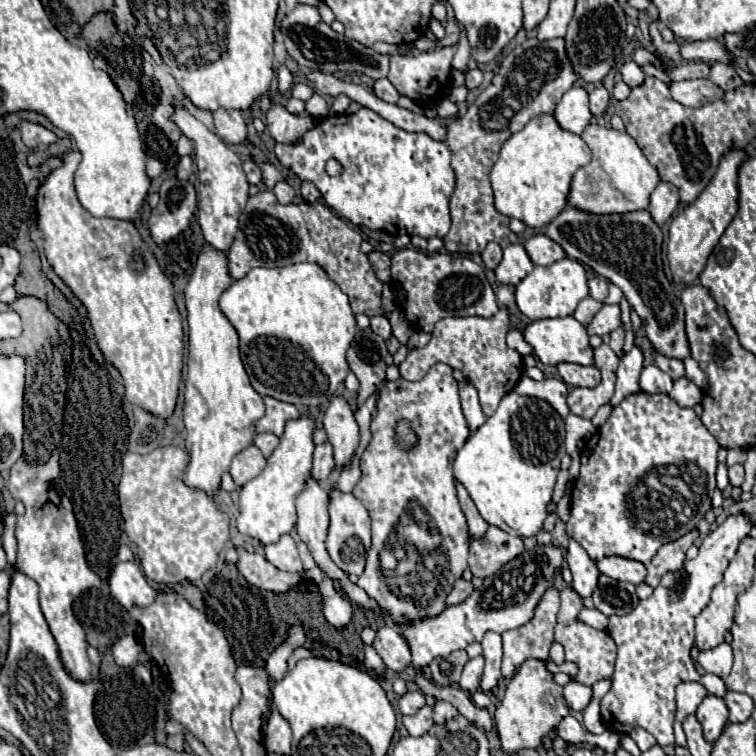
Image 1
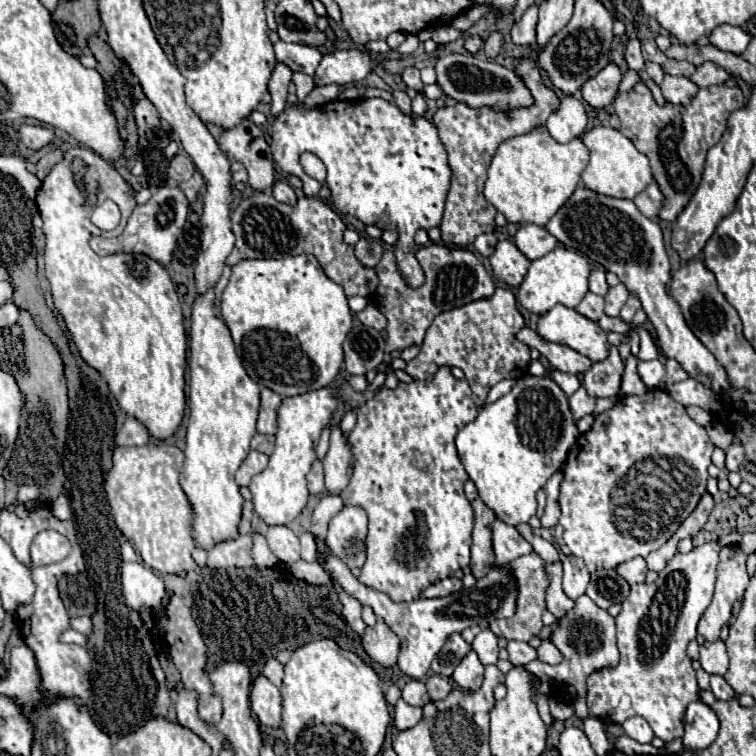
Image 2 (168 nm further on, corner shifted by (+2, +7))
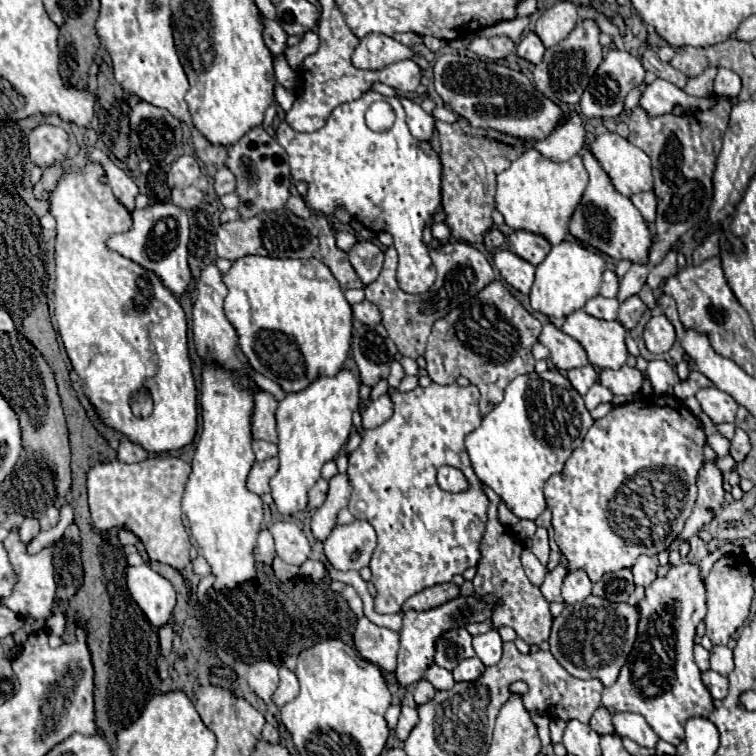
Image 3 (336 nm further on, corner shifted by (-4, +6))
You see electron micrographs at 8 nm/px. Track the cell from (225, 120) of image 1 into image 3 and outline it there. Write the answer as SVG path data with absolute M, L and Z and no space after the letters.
M263 126L251 128L239 142L229 146L227 166L235 172L237 194L239 194L239 214L241 218L251 218L261 210L279 210L289 198L289 164L287 152L277 144L273 136L265 132Z

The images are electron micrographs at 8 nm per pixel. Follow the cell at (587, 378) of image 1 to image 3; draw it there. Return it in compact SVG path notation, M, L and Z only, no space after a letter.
M553 324L543 326L539 334L539 342L551 352L551 360L559 370L571 370L571 368L581 368L589 364L589 358L583 346L571 336L563 334Z

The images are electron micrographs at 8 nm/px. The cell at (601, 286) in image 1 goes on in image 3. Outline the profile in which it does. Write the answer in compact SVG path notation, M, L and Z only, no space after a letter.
M605 270L603 284L601 284L601 296L615 298L617 296L617 290L619 290L619 280L617 280L615 272L613 270Z

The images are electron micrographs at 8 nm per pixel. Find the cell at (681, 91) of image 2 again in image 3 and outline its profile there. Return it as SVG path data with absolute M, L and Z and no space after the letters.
M657 78L643 92L639 106L643 106L651 116L661 116L671 112L675 106L681 106L683 110L703 110L711 106L711 100L689 96L685 90L677 88L675 84Z

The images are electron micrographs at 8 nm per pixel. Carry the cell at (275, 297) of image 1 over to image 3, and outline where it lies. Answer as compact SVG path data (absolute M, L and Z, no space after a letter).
M243 256L233 262L233 268L223 274L223 282L229 290L225 298L225 316L237 330L239 346L251 368L269 380L277 382L283 392L301 392L311 382L321 376L335 376L347 356L353 330L351 306L333 278L331 270L315 260L291 260L291 258L263 258L263 256Z

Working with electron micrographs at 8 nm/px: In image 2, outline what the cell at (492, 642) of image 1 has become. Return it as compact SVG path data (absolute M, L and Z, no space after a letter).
M483 629L471 643L473 651L479 655L479 661L483 665L491 665L491 663L497 663L499 659L499 647L497 647L497 637L489 631L489 629Z

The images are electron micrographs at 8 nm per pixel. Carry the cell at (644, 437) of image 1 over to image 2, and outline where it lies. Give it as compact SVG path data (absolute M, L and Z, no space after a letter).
M651 389L647 391L645 395L633 395L633 397L621 397L619 403L609 409L609 411L603 411L601 415L595 417L595 423L591 425L591 429L587 433L583 433L579 439L577 439L577 445L573 447L573 453L569 453L567 461L565 461L565 469L563 469L563 483L559 487L559 509L561 509L561 517L555 525L555 543L559 545L559 549L565 553L565 555L575 555L575 557L581 557L587 565L587 569L593 573L595 569L615 569L617 565L641 555L641 557L647 557L651 551L659 549L665 541L671 539L671 535L677 531L677 527L691 515L691 511L697 507L701 495L705 493L705 487L707 487L707 467L711 465L711 453L713 453L713 443L709 441L707 437L707 431L705 427L697 425L687 413L685 413L685 407L675 403L665 391L659 391L659 389Z

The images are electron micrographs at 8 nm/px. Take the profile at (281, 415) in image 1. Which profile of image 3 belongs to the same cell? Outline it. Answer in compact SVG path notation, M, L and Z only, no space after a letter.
M259 390L255 394L255 410L253 410L253 438L267 440L267 442L277 442L277 424L275 424L275 410L277 410L277 400L271 392Z

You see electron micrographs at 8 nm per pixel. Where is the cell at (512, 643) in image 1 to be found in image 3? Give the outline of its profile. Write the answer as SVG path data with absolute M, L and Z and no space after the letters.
M483 486L483 492L489 498L489 512L487 512L489 520L487 520L487 528L481 540L481 560L477 564L477 576L473 578L475 596L483 592L495 592L495 596L501 598L503 606L495 608L491 616L493 630L509 626L527 644L541 644L543 640L549 638L549 630L553 622L553 616L549 612L549 602L543 600L541 590L527 578L521 566L521 560L519 560L519 552L521 552L519 542L513 542L511 534L505 530L505 526L497 518L497 504L501 502L501 498L489 486Z

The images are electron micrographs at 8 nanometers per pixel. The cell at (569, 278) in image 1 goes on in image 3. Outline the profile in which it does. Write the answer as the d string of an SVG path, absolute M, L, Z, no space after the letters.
M565 238L561 244L553 246L547 258L537 266L535 282L531 288L531 308L549 318L565 318L575 310L581 310L587 300L599 294L599 280L605 270L605 260L581 246L573 238Z

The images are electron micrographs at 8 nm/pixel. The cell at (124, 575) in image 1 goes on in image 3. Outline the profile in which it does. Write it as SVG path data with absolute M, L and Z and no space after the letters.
M149 564L129 566L127 588L151 626L161 628L163 624L167 624L175 606L175 590L169 580L153 572Z

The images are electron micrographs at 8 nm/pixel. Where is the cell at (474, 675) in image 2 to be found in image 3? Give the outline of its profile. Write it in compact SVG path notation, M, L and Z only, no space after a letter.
M473 656L473 658L463 660L463 662L453 670L453 676L455 676L455 682L475 682L483 672L485 672L483 662L481 662L477 656Z

